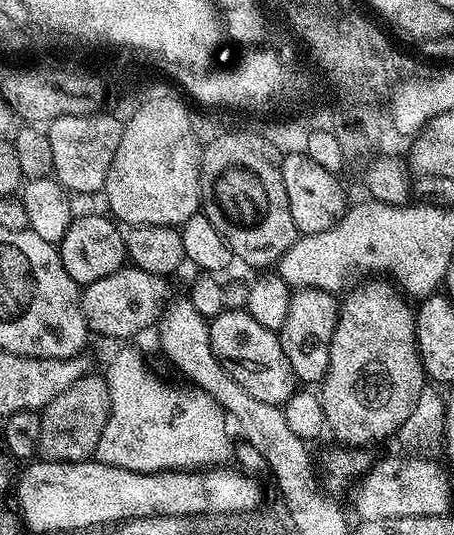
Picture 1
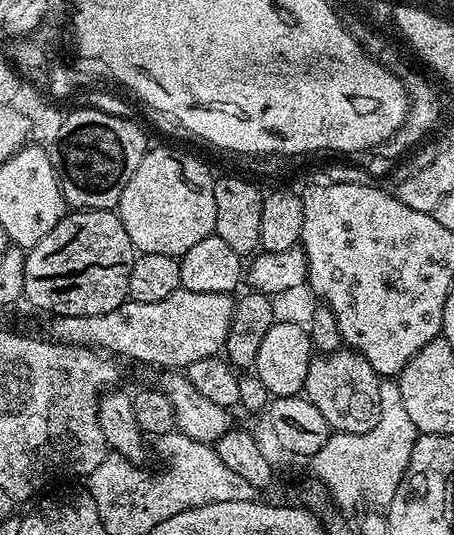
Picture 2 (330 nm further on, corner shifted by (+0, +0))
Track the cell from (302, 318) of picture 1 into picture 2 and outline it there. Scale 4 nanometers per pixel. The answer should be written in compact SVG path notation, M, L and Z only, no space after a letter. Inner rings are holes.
M341 346L332 353L313 355L310 370L306 370L303 395L318 406L333 433L366 434L366 430L374 430L374 426L378 426L378 418L382 414L381 383L381 377L376 375L363 354Z

